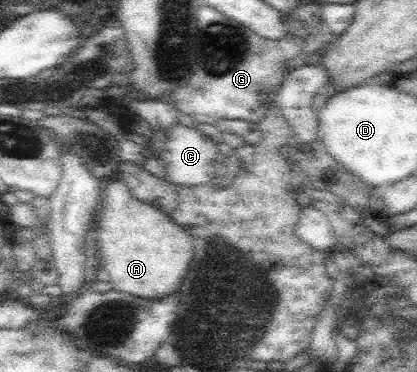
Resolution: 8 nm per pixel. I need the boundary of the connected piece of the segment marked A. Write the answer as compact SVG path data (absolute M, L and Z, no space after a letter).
M119 175L104 185L98 217L98 228L93 236L99 240L97 255L104 268L110 272L113 289L144 299L160 299L177 293L194 257L193 238L185 228L179 226L160 206L133 196L132 190Z

